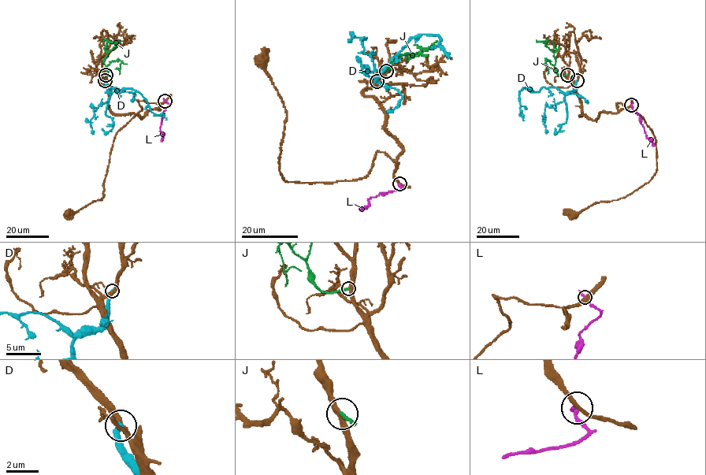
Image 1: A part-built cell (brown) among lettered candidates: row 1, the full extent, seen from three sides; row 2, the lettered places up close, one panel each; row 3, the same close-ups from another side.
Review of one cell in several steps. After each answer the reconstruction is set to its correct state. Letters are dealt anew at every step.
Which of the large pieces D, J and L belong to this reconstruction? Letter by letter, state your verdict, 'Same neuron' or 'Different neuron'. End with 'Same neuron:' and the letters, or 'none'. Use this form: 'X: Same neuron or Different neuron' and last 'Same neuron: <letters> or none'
D: Different neuron
J: Different neuron
L: Different neuron
Same neuron: none

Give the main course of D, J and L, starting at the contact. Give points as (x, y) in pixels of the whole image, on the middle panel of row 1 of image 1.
D: (377, 82), (375, 81), (380, 72), (411, 38), (425, 34), (436, 35), (439, 44), (450, 57), (447, 58)
J: (386, 71), (398, 56), (418, 53), (428, 48), (414, 45)
L: (399, 183), (401, 188), (368, 199), (369, 205), (359, 209)

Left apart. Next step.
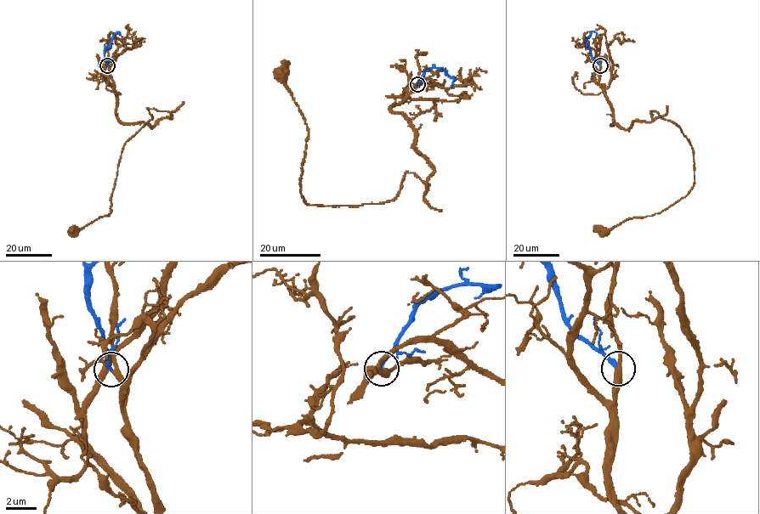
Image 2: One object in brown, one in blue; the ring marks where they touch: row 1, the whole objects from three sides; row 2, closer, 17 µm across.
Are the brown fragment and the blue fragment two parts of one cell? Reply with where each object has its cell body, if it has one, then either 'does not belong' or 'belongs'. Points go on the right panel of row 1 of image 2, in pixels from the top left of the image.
soma brown (604, 232); soma blue none; belongs

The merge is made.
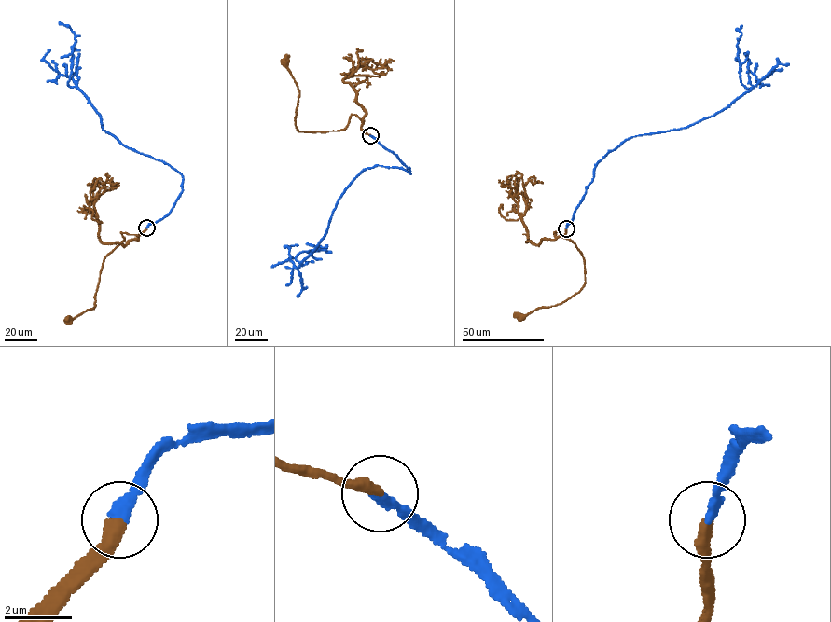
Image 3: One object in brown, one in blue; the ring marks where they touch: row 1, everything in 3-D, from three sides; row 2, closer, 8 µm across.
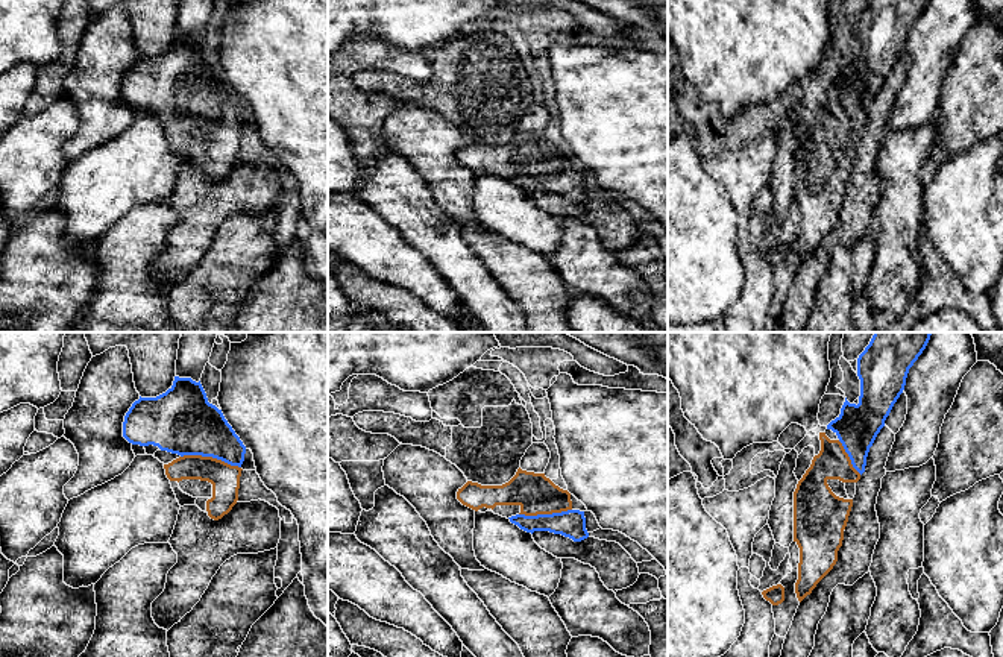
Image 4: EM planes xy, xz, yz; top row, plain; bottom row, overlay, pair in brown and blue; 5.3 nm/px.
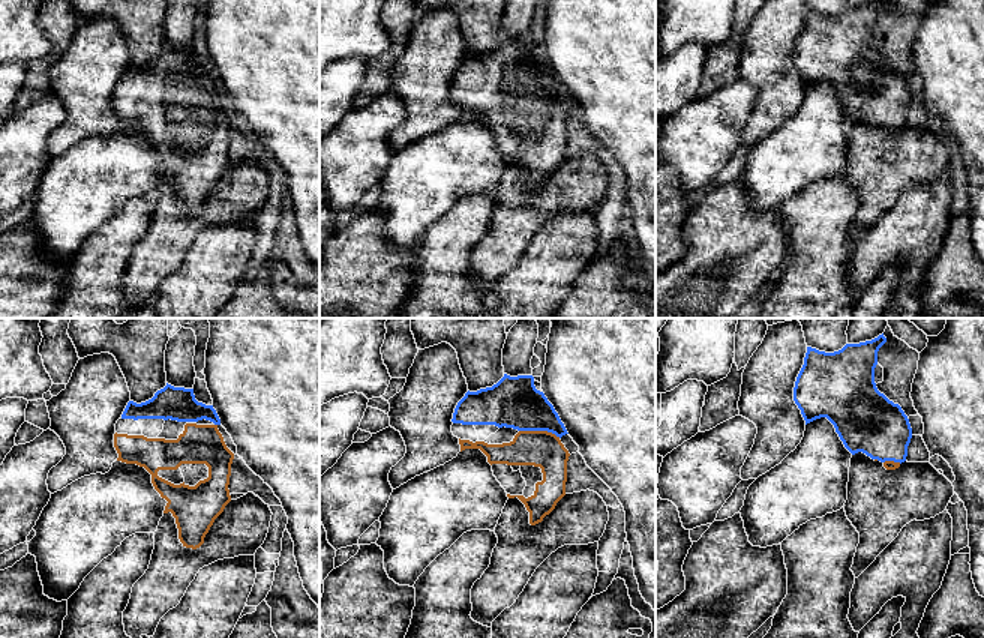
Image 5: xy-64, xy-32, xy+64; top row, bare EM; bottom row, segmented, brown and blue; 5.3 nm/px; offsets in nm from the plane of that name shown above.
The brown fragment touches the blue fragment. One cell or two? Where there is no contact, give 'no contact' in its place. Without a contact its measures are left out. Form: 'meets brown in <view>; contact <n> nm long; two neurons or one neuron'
meets brown in xy; contact 320 nm long; one neuron

